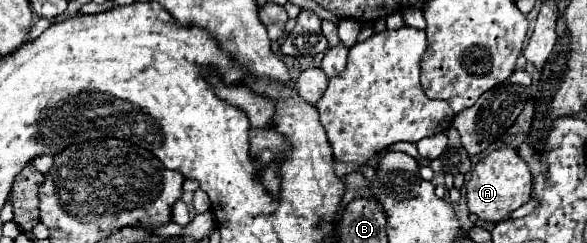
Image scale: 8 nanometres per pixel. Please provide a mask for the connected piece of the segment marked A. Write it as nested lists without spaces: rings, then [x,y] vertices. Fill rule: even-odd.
[[[505,145],[497,151],[491,151],[485,155],[473,169],[471,179],[467,181],[467,207],[469,213],[475,213],[483,221],[493,221],[499,223],[509,213],[519,209],[523,203],[529,201],[531,197],[531,187],[533,187],[533,175],[525,163],[523,157],[519,157],[517,149]]]

